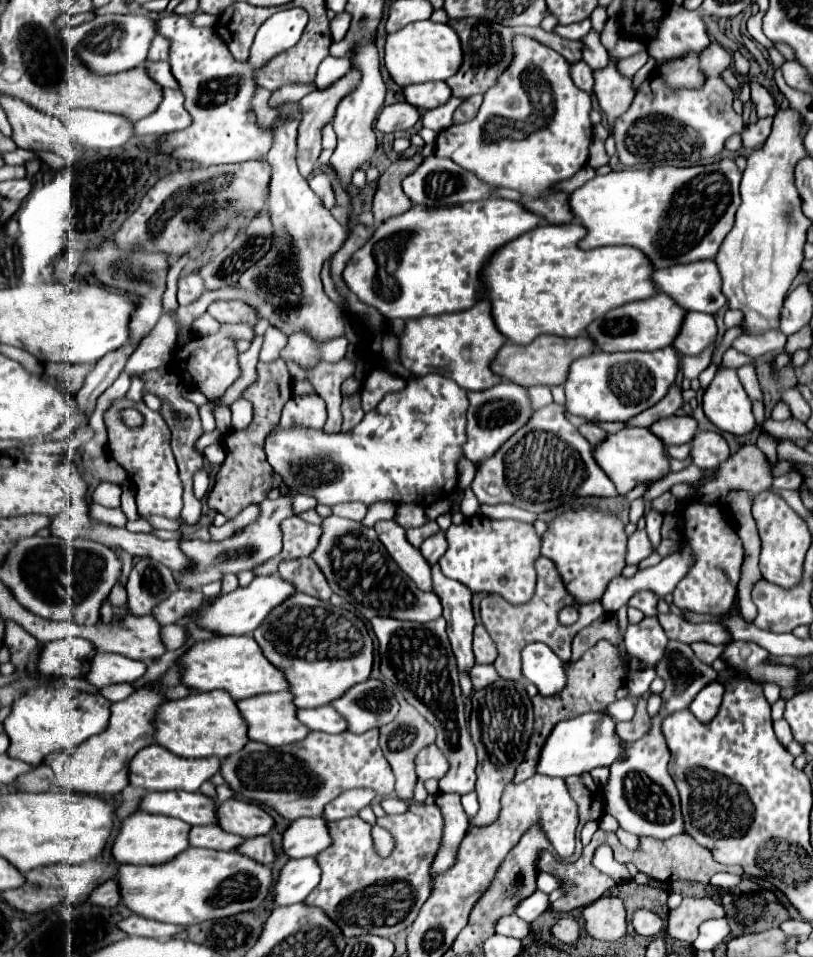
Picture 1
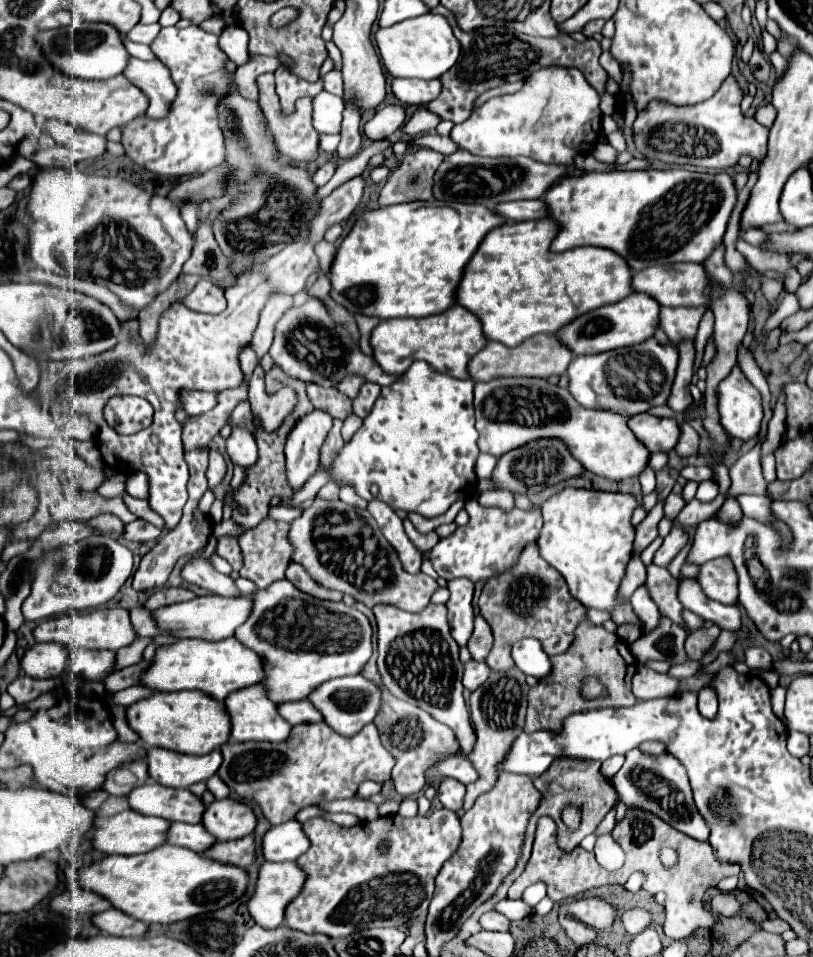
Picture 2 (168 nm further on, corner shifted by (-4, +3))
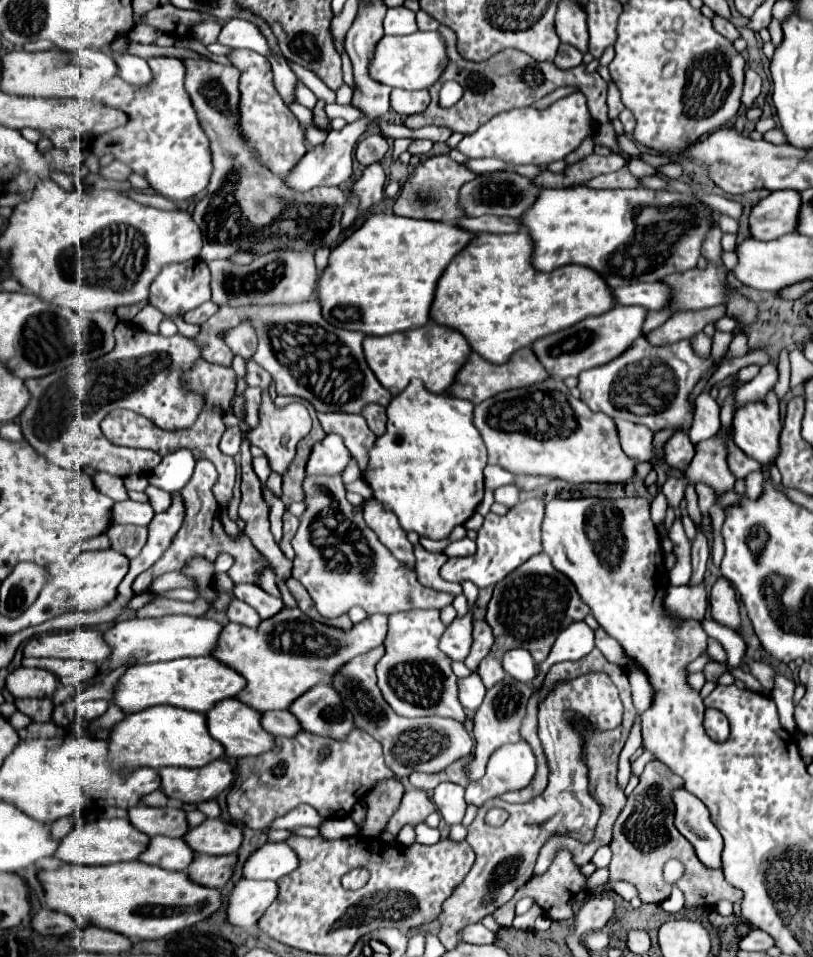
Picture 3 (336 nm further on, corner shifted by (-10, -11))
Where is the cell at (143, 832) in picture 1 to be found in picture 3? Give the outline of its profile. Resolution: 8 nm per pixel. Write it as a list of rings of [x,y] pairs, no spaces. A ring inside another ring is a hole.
[[[115,818],[115,820],[95,820],[95,822],[83,822],[75,826],[59,844],[59,850],[55,856],[63,862],[79,864],[79,866],[99,866],[99,864],[115,864],[115,862],[129,862],[137,860],[149,846],[149,836],[139,832],[127,818]]]

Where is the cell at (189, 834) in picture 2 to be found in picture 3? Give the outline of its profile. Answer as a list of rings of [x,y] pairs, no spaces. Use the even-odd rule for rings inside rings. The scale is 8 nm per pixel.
[[[153,838],[151,846],[147,848],[147,854],[143,854],[143,862],[147,864],[159,864],[165,870],[187,870],[193,862],[195,852],[187,846],[183,838]]]

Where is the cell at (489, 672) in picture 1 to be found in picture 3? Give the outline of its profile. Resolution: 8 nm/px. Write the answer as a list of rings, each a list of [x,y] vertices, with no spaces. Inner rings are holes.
[[[471,674],[467,678],[459,678],[459,700],[467,710],[477,710],[485,698],[485,686],[479,678],[479,674]]]

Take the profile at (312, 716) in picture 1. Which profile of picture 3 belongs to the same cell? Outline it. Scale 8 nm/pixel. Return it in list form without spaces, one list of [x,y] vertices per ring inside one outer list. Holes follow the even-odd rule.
[[[289,710],[265,712],[263,714],[263,728],[273,736],[295,736],[297,732],[303,730],[299,720]]]

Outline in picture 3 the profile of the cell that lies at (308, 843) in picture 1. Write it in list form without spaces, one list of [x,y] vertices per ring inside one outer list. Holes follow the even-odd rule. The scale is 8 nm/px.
[[[267,842],[249,856],[243,866],[243,878],[279,880],[299,866],[297,852],[285,842]]]

